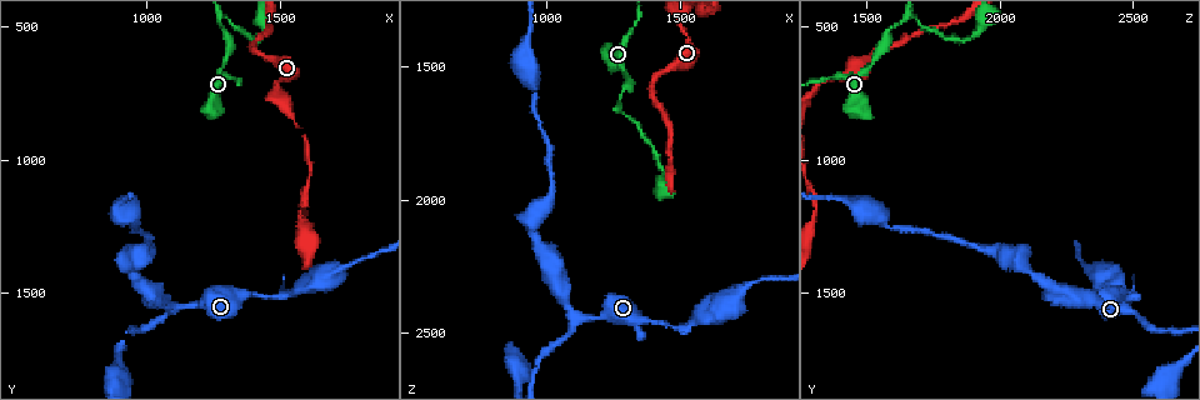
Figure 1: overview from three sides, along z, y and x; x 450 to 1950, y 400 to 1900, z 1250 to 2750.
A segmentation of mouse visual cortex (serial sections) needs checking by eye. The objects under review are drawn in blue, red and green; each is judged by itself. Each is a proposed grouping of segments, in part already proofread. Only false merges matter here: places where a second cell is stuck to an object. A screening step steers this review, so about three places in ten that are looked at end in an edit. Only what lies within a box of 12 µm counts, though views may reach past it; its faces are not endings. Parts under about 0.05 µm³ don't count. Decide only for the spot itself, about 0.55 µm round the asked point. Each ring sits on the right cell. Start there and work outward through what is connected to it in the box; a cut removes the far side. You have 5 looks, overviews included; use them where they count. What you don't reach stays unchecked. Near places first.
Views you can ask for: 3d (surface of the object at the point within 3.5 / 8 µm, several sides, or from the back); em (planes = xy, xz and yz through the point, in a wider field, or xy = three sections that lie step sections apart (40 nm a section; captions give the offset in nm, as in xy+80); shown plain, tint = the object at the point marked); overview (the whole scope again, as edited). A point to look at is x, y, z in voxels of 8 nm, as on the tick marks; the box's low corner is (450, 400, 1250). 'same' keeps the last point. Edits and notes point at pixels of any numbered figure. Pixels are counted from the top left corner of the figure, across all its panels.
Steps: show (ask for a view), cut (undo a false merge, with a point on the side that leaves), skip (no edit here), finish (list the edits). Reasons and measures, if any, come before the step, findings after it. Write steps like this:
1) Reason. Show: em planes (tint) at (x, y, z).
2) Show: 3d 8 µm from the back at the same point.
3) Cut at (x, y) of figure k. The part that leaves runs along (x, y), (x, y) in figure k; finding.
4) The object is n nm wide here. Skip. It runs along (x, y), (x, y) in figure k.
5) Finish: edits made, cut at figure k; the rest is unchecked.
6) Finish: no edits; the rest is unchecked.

Sudden change in width. Show: 3d 3.5 µm at (1270, 510, 1610).

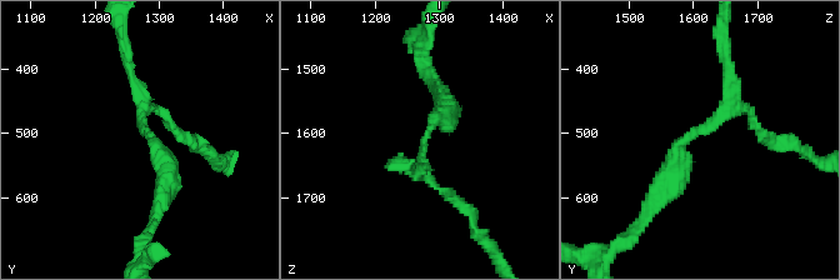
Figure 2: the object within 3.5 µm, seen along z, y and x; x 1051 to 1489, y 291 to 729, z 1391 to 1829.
3 arms meet here; the arms are 150, 200, 300 nm wide; now the EM. Show: em xy step 1 (tint) at (1280, 500, 1610).

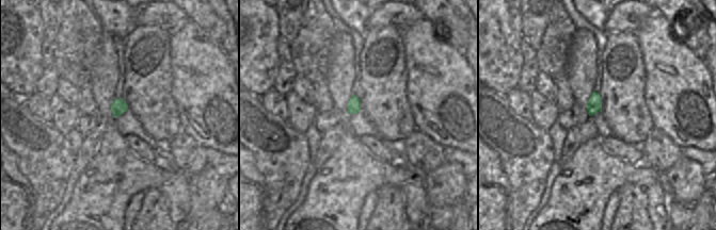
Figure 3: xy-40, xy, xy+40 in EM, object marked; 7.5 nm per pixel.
The object is 100 nm wide here. Skip. It runs along (660, 198), (681, 144), (726, 105), (755, 125) in figure 2; continuous, no second cell.

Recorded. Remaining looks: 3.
Narrows sharply. Show: 3d 3.5 µm at (1140, 1540, 2450).

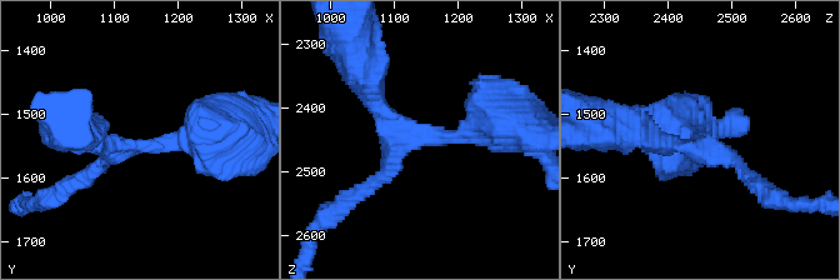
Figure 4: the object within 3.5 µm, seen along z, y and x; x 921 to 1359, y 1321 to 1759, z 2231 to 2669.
3 arms meet here; the arms are 200, 250, 350 nm wide. Show: em xy step 3 (tint) at (1130, 1550, 2440).

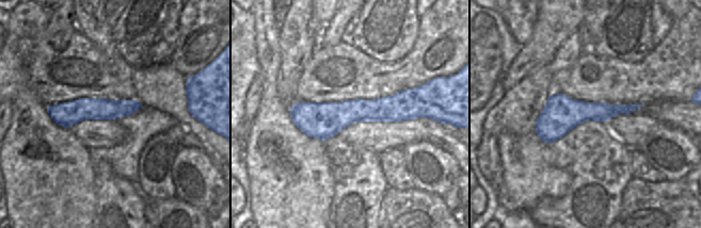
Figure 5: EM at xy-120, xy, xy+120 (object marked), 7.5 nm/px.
Skip. It runs along (214, 141), (99, 145), (84, 130) in figure 4; continuous, no second cell.

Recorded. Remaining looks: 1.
Finish: no edits; the rest is unchecked.

